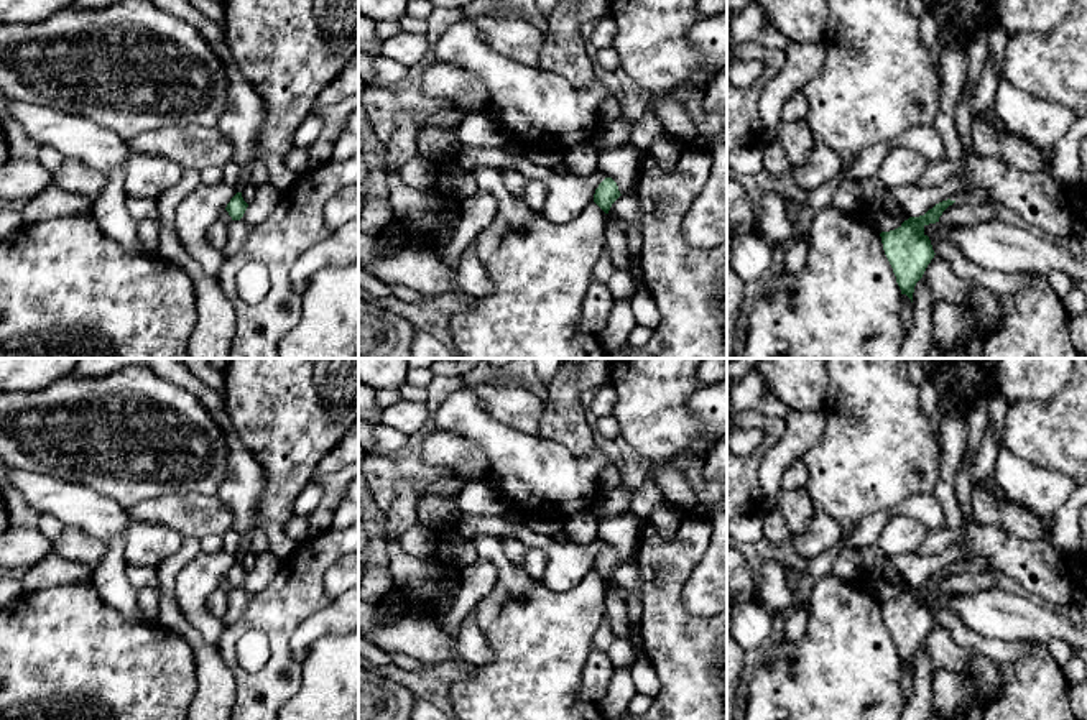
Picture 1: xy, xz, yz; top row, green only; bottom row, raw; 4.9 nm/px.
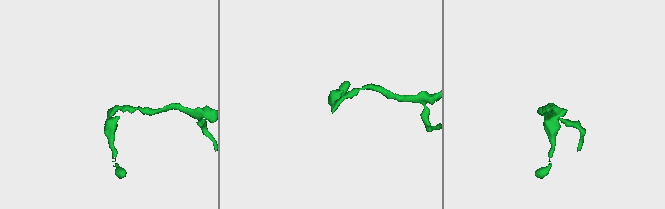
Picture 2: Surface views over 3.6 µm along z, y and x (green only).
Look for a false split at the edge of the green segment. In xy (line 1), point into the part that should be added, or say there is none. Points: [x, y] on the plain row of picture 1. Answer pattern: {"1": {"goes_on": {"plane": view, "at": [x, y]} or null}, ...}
{"1": {"goes_on": null}}

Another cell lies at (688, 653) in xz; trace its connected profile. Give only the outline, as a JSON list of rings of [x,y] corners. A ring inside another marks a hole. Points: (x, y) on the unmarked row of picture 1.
[[[663,503],[641,521],[636,551],[641,585],[633,592],[618,590],[620,598],[636,613],[641,649],[661,684],[653,705],[640,718],[727,720],[727,610],[696,616],[682,603],[682,588],[710,544],[710,519]]]

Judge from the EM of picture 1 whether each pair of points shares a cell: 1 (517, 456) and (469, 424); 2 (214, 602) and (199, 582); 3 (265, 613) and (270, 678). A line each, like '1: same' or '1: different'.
1: same
2: different
3: same

